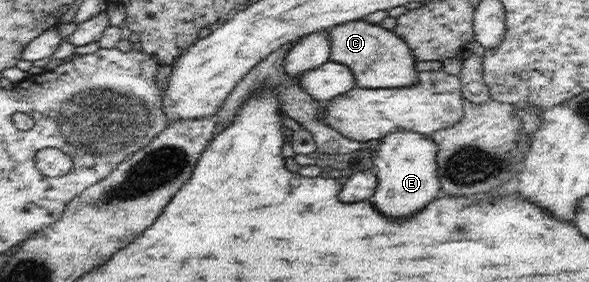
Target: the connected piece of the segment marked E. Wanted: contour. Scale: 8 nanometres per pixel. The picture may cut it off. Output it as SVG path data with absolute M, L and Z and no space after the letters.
M401 129L387 133L373 148L372 161L379 184L375 196L371 198L373 206L389 218L407 218L423 210L423 206L427 206L431 200L435 200L437 194L441 194L437 153L435 141L426 135Z

